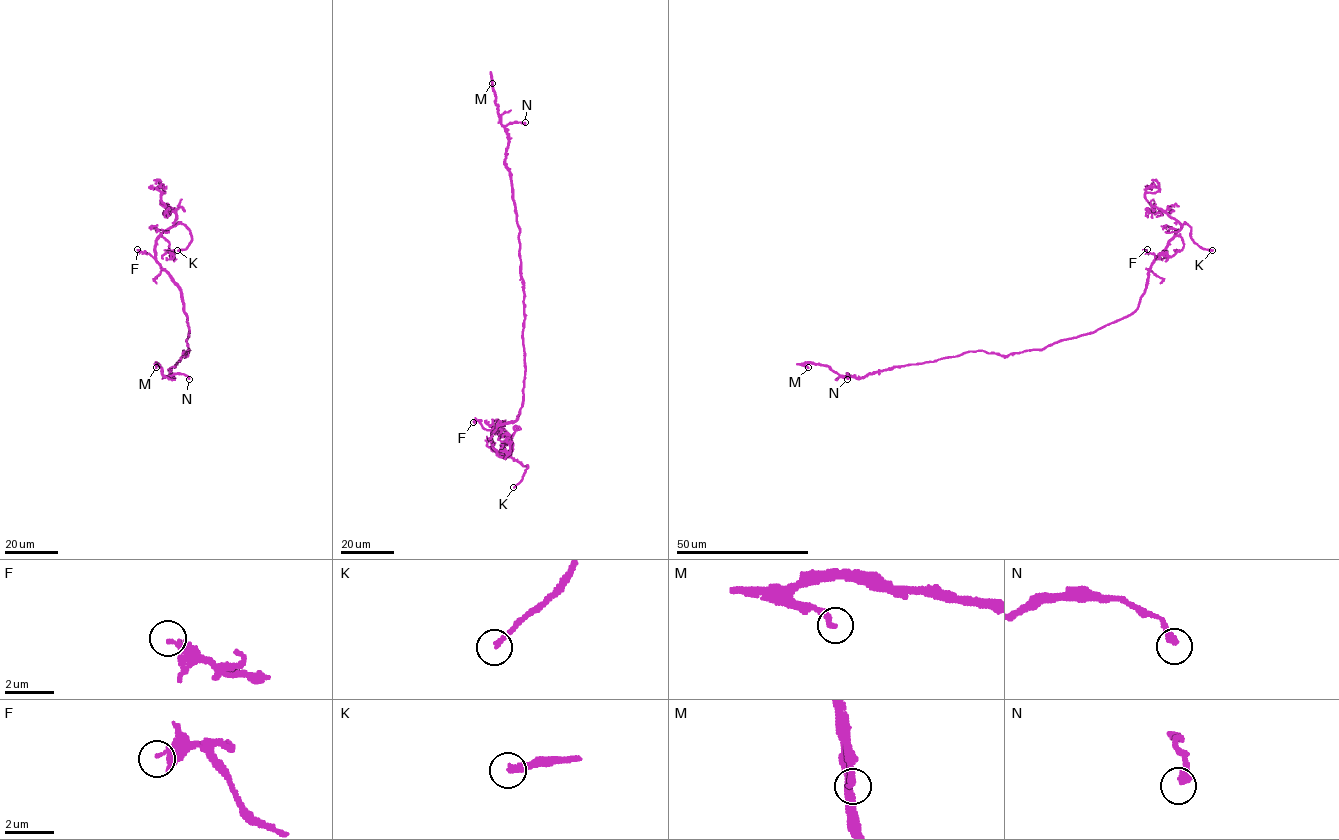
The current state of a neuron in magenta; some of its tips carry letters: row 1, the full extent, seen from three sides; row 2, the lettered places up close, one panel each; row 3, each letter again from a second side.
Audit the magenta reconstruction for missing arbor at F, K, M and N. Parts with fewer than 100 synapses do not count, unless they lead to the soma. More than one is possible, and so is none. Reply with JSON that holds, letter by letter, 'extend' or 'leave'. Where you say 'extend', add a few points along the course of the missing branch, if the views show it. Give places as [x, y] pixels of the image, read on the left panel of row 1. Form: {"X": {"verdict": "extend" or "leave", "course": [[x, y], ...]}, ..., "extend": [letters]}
{"F": {"verdict": "leave"}, "K": {"verdict": "extend", "course": [[177, 250], [169, 251], [164, 244], [158, 243], [154, 270], [164, 276], [173, 258], [193, 249]]}, "M": {"verdict": "leave"}, "N": {"verdict": "leave"}, "extend": ["K"]}

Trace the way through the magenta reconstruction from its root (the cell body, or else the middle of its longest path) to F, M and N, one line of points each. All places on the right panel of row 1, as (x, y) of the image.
F: (1062, 340), (1093, 333), (1127, 317), (1137, 308), (1155, 260), (1155, 254), (1147, 253), (1147, 249)
M: (1062, 340), (1043, 349), (1006, 356), (968, 351), (860, 377), (841, 376), (827, 366), (805, 362), (808, 367)
N: (1062, 340), (1043, 349), (1006, 356), (968, 351), (932, 361), (893, 366), (860, 377), (847, 373), (847, 379)

